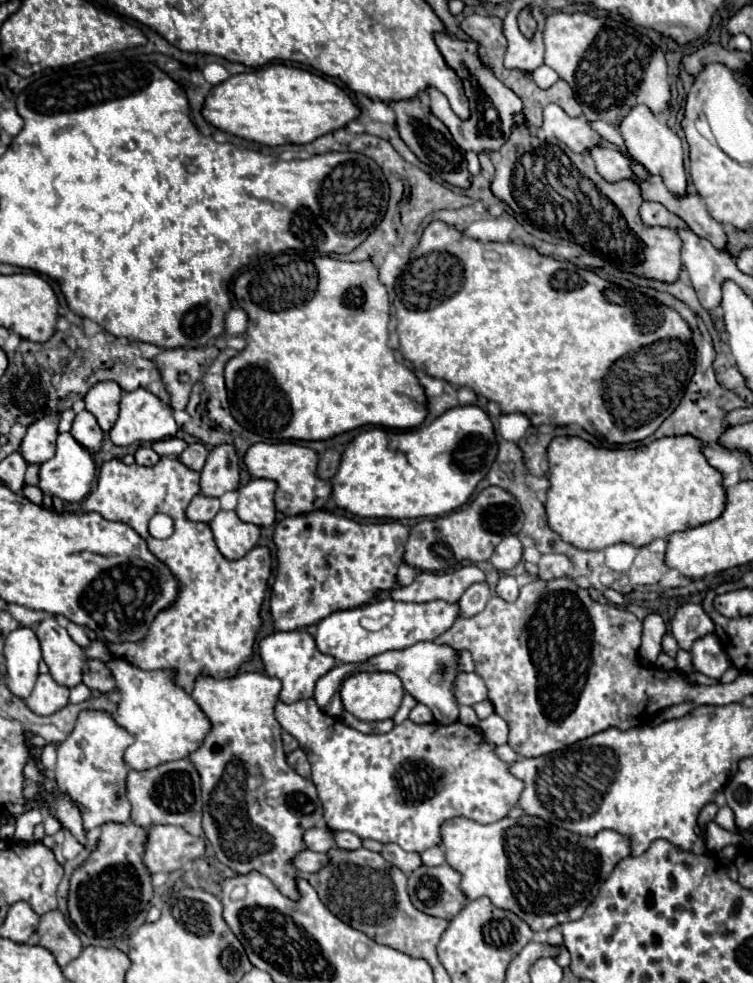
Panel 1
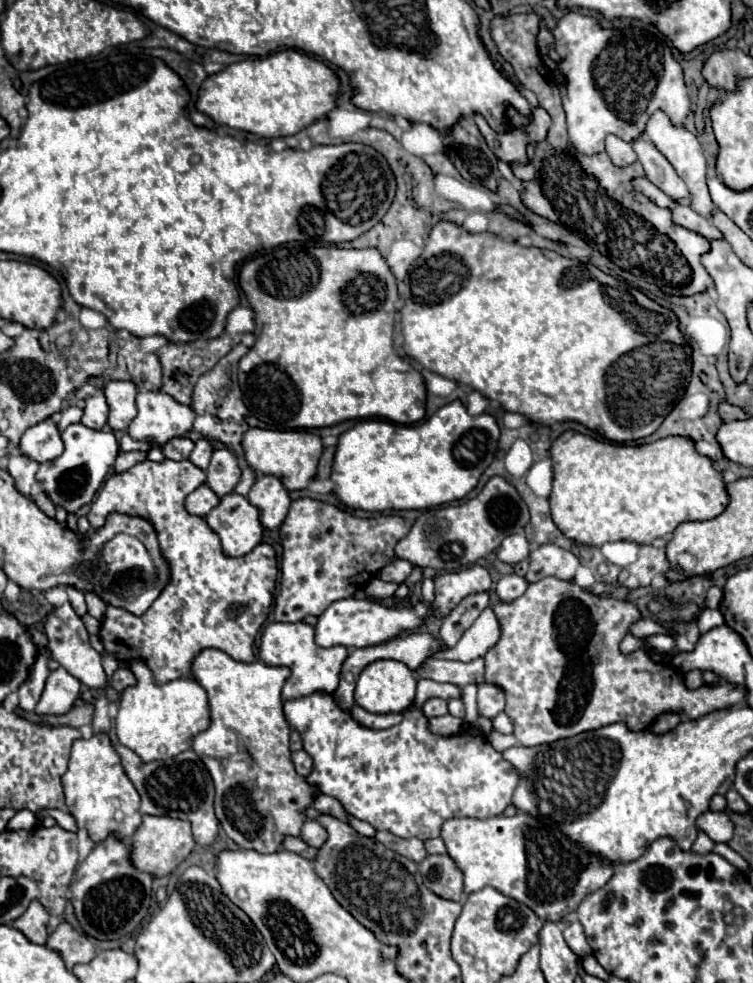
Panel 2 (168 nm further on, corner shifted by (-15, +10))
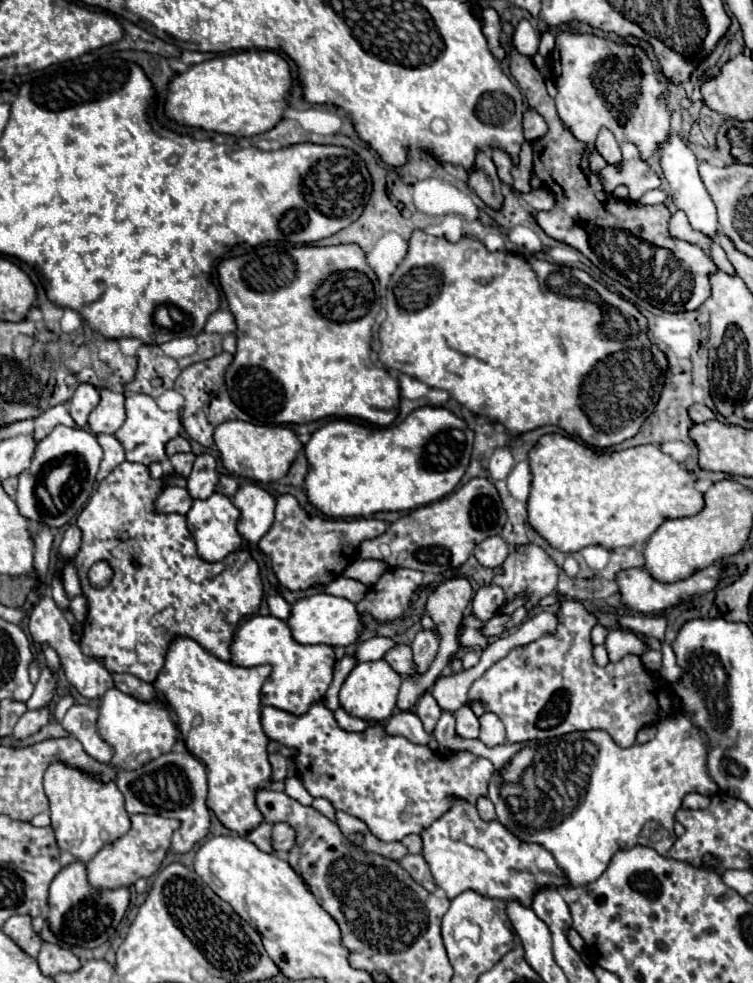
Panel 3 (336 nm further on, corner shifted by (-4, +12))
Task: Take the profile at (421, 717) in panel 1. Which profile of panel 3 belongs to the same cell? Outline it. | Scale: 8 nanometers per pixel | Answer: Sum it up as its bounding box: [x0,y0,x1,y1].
[416,692,442,734]

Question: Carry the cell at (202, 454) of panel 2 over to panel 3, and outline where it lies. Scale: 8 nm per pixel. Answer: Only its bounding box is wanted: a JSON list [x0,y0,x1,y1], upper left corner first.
[170,452,194,478]

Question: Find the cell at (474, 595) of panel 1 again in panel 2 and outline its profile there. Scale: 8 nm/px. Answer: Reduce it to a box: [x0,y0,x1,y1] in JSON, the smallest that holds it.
[439,592,489,648]

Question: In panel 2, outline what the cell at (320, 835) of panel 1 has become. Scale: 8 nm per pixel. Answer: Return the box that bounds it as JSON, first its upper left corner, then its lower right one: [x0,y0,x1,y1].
[301,820,327,848]

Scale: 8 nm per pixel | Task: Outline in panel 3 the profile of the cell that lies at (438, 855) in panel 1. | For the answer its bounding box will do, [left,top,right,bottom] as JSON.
[402,834,422,854]

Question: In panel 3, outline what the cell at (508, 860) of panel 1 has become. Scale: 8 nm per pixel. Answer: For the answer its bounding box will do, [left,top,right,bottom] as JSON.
[420,798,566,906]

